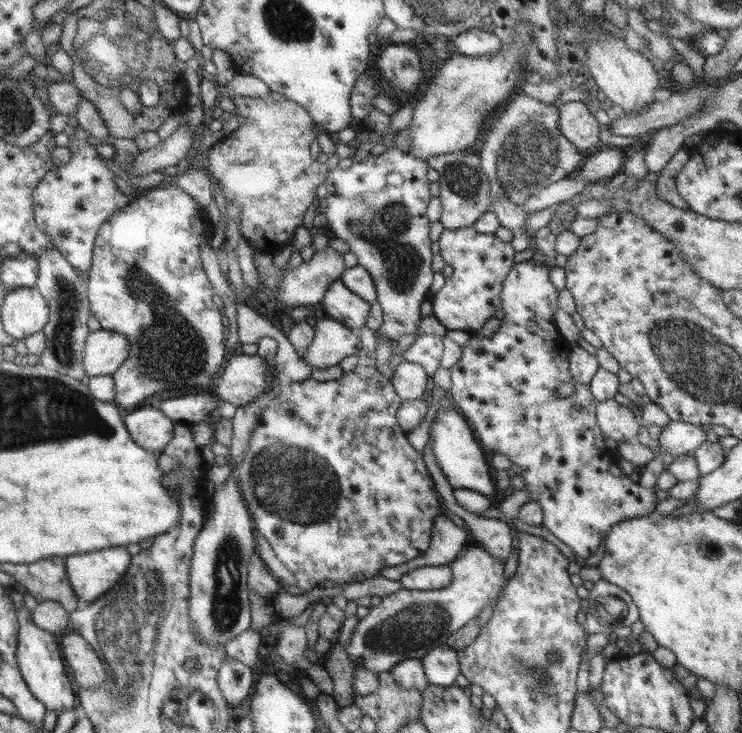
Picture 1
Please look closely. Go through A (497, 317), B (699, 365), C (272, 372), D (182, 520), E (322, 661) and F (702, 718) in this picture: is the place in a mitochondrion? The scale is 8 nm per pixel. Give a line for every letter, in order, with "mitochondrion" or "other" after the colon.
A: other
B: mitochondrion
C: other
D: other
E: other
F: other

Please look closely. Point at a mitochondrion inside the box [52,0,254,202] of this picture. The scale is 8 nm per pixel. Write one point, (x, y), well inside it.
(133, 37)

